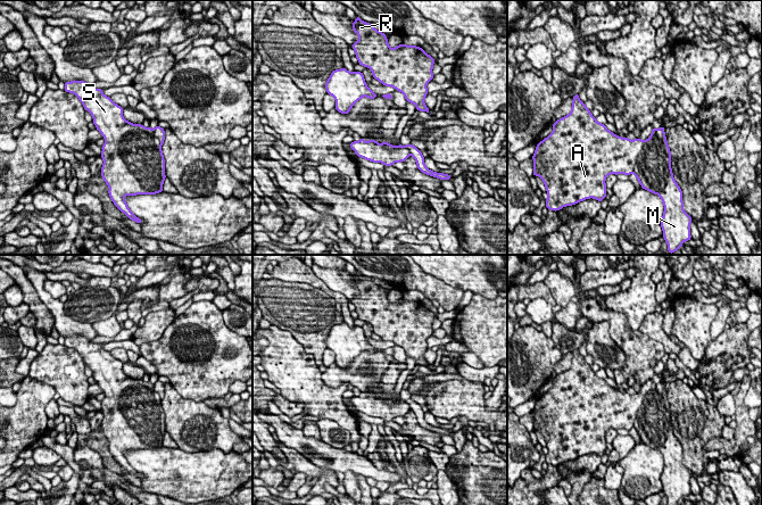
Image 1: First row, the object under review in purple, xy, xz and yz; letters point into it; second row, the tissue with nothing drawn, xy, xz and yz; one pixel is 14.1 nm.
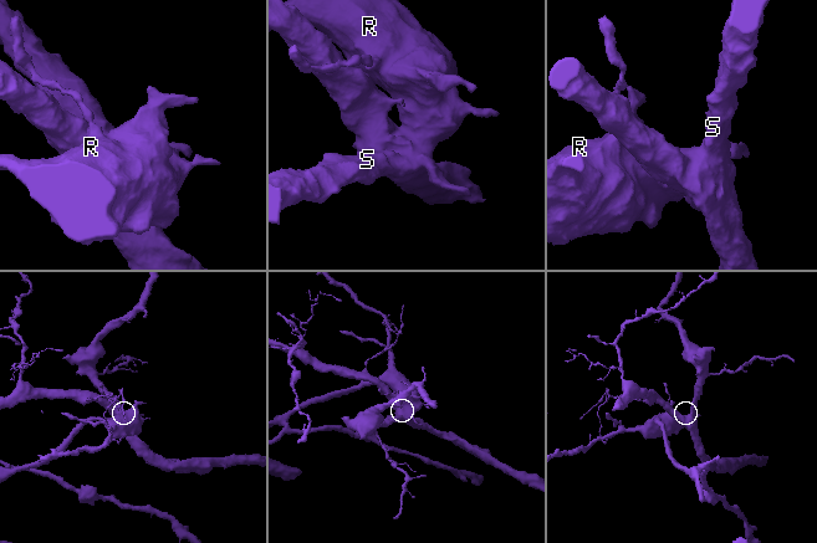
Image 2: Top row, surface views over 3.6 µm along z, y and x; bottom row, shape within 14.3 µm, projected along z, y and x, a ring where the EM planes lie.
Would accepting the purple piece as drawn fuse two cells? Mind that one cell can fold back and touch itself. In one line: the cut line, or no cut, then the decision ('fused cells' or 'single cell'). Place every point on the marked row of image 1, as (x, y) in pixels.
cut in yz along (645, 141), (632, 172); fused cells

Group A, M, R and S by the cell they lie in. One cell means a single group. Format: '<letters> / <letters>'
A R / M S

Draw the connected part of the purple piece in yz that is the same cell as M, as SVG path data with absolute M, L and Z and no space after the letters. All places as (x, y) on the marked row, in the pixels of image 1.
M660 127L655 134L645 140L643 151L635 165L635 176L643 189L657 194L664 205L661 220L663 238L668 250L673 254L685 241L691 239L691 217L684 210L682 191L673 179L671 151L664 133Z

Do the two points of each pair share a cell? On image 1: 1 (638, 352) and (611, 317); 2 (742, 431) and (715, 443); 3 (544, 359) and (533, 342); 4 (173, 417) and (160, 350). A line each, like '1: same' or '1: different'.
1: same
2: same
3: same
4: different

